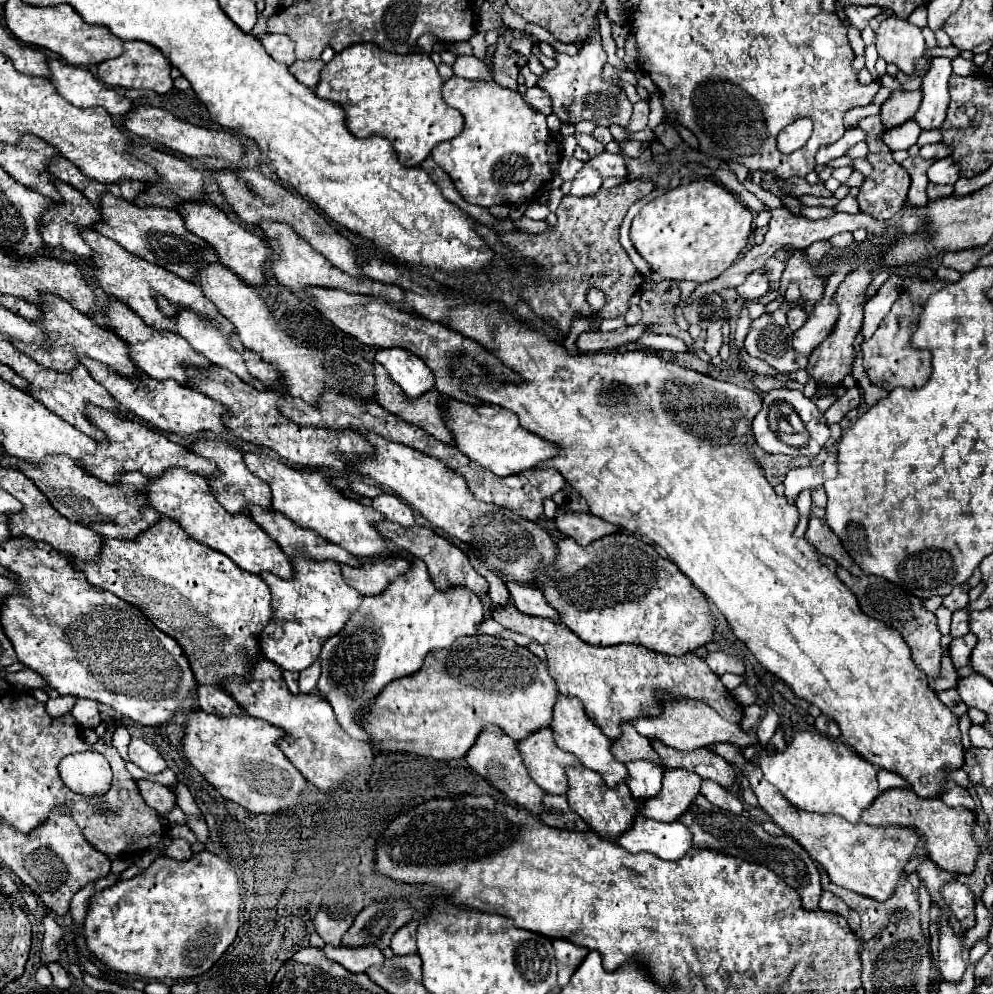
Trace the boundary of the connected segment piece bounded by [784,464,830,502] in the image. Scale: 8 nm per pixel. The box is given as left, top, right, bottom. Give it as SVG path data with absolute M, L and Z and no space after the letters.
M826 464L822 466L800 466L800 468L792 468L786 478L784 478L784 486L786 486L786 498L790 502L796 500L796 496L802 490L808 488L816 488L820 484L824 484L824 480L830 476L830 470L826 468Z

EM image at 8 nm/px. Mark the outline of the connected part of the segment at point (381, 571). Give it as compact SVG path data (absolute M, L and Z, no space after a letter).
M386 558L372 564L364 564L362 568L350 568L344 564L340 568L344 580L358 592L368 596L380 596L390 586L390 582L406 574L412 568L412 564L404 558Z

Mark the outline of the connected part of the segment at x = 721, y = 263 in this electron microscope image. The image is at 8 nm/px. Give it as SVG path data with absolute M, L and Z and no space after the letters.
M702 178L702 180L694 180L686 186L672 188L666 194L650 200L638 212L638 216L632 220L630 240L632 240L634 248L638 250L638 254L660 276L670 278L670 280L692 280L696 284L702 284L702 282L708 282L708 280L720 276L730 264L734 264L738 254L748 244L750 232L752 232L750 210L744 208L740 202L736 202L736 198L726 188L722 188L720 184L716 184L710 178Z

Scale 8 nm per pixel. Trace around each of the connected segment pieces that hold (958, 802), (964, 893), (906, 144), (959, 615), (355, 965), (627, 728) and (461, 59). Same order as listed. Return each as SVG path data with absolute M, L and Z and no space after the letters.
M954 786L954 788L950 788L950 790L942 790L940 792L940 796L938 796L944 804L948 804L948 806L966 806L966 808L970 808L970 810L974 810L974 800L972 800L972 796L968 794L968 790L964 790L964 788L960 788L960 786Z
M956 880L946 882L942 886L942 898L950 906L950 910L956 914L958 920L962 920L962 926L968 930L974 926L974 894L964 886L956 884Z
M908 120L908 122L904 122L902 126L884 132L884 134L882 134L882 142L884 142L890 150L908 150L910 146L916 144L920 130L922 130L922 128L920 128L914 120Z
M960 608L952 614L952 638L964 636L970 632L970 608Z
M324 946L324 954L332 960L348 968L350 972L366 972L370 966L378 966L384 962L384 954L380 948L366 946L366 948L346 948L346 946Z
M622 724L622 730L622 740L614 740L614 758L618 758L622 764L628 764L632 760L648 760L664 766L660 756L652 748L652 742L640 736L632 724Z
M458 56L452 70L456 76L466 80L492 80L490 68L476 56Z

